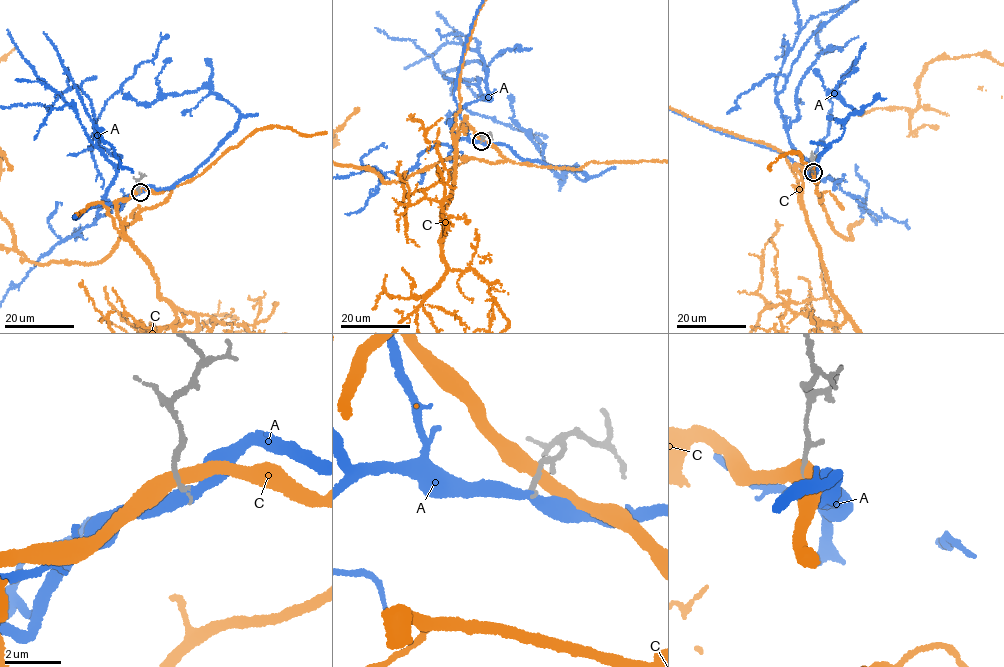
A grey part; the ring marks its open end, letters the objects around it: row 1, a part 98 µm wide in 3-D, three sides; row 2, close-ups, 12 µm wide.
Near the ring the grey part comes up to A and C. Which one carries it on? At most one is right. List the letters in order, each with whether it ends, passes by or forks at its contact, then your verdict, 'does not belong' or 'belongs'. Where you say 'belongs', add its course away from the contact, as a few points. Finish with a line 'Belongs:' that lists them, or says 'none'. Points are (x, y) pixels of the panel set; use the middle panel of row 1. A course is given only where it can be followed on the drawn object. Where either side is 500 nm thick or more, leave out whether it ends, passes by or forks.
A: it passes by; belongs; course (481, 141), (589, 177), (549, 168), (530, 129), (533, 136), (464, 107), (450, 122)
C: it passes by; does not belong
Belongs: A

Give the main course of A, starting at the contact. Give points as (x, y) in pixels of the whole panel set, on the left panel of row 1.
A: (139, 192), (187, 177), (239, 115), (209, 86), (161, 92), (149, 60), (96, 123), (102, 188)

